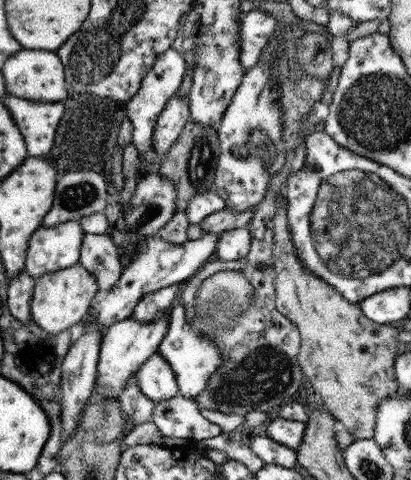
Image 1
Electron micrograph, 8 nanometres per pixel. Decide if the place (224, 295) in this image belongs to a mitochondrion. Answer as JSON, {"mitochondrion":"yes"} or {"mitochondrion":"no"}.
{"mitochondrion":"yes"}

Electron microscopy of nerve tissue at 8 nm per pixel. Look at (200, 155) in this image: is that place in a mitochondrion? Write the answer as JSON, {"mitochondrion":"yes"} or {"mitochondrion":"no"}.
{"mitochondrion":"yes"}

